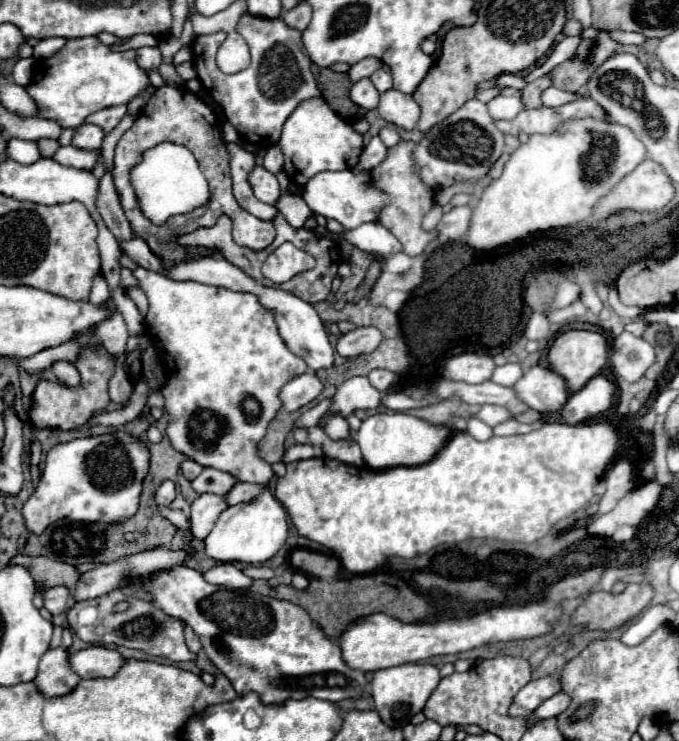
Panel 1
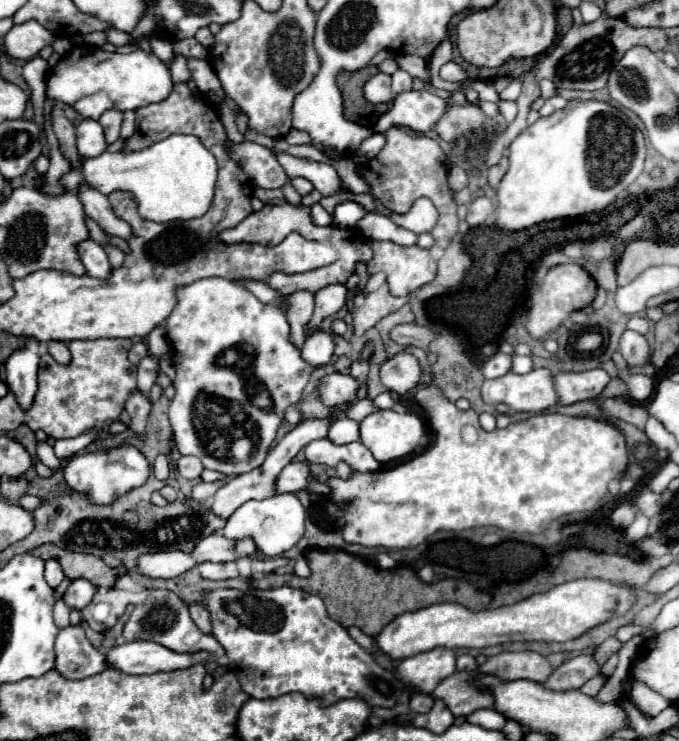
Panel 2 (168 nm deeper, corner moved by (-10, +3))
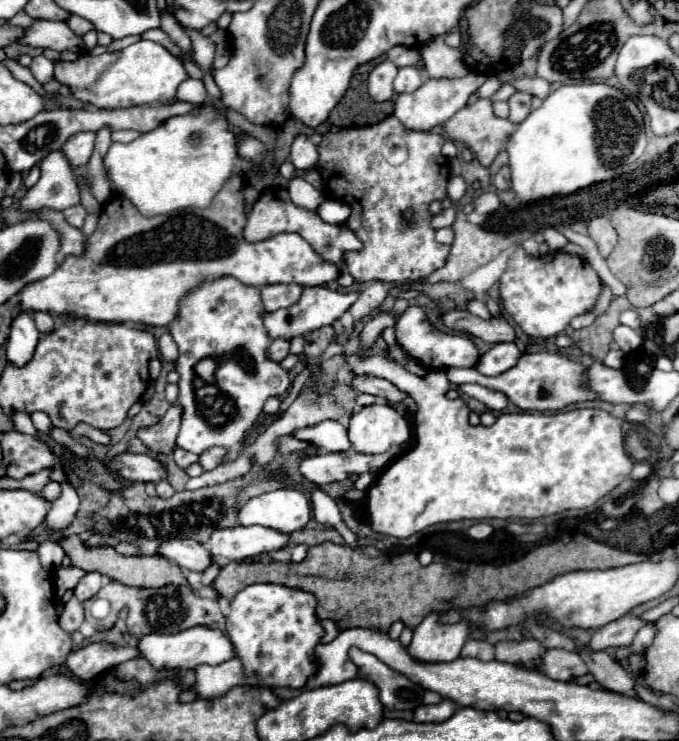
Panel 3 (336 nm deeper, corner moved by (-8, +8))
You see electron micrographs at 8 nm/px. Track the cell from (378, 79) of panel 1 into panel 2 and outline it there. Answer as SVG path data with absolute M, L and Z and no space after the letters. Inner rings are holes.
M399 69L395 75L393 75L393 91L395 93L403 93L403 91L411 91L413 89L413 77L407 73L407 71L403 71L403 69Z

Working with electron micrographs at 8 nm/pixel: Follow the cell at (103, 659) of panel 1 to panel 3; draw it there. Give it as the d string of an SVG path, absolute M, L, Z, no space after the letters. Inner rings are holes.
M195 626L195 628L189 628L189 630L179 632L179 634L141 636L141 640L137 640L135 646L139 650L139 656L149 660L149 664L157 670L163 670L163 668L187 670L187 668L197 668L201 664L215 666L215 664L221 664L221 662L235 656L235 650L233 650L229 638L221 630L209 630L205 626Z

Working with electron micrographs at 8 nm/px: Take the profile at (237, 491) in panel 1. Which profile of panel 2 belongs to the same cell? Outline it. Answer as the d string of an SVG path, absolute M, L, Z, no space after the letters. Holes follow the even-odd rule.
M307 461L289 463L277 479L277 493L287 493L287 491L295 493L295 491L307 489L311 485L311 481L313 481L313 475L311 475Z

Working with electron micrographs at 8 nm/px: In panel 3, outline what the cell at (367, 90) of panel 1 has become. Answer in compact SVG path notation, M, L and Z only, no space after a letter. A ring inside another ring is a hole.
M389 60L377 64L369 74L369 96L375 102L385 102L393 98L393 80L397 76L397 66Z

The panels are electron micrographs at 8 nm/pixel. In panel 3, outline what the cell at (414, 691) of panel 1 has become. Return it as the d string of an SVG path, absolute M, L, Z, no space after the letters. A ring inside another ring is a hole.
M429 614L415 630L409 656L417 662L453 662L469 638L469 624L437 624L437 614Z

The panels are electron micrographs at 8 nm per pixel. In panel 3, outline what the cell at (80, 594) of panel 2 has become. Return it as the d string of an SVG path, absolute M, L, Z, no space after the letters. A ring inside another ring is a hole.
M87 572L81 580L79 580L79 584L75 586L75 590L73 590L73 594L77 596L77 600L81 600L81 602L85 602L85 600L89 600L91 596L95 596L97 592L99 592L99 588L103 586L103 576L99 574L99 572Z

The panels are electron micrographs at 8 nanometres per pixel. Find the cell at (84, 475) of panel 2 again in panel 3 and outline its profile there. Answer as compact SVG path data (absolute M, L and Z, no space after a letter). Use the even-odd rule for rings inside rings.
M121 452L111 458L107 468L129 482L159 482L167 476L165 464L147 454Z

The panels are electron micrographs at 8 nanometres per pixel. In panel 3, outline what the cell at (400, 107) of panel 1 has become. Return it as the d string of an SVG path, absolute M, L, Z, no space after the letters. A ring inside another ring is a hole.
M467 74L465 78L457 78L457 80L433 80L433 78L429 78L415 92L399 94L399 98L395 100L393 116L399 118L399 122L409 130L431 130L431 128L443 124L445 120L449 120L457 110L461 110L467 104L469 96L483 82L485 82L483 74Z

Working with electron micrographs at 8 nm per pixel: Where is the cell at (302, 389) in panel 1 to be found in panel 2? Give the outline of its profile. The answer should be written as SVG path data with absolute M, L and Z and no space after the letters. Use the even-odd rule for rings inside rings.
M333 373L333 375L327 375L317 385L315 393L321 397L321 401L325 405L341 405L341 403L353 401L359 387L361 387L361 383L355 377L343 375L343 373Z

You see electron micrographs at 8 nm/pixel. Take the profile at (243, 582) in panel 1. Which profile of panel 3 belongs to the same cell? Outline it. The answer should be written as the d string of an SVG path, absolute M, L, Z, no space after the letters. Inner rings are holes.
M175 538L175 540L163 542L159 548L159 554L179 564L179 568L195 570L195 572L203 572L213 564L211 552L203 544L189 538Z

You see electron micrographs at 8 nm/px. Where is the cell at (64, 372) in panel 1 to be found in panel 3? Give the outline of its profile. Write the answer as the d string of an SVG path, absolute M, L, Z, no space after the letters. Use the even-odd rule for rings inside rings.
M35 312L33 318L35 318L35 324L37 324L37 328L39 328L41 334L53 332L53 328L55 328L55 318L53 318L49 312Z

